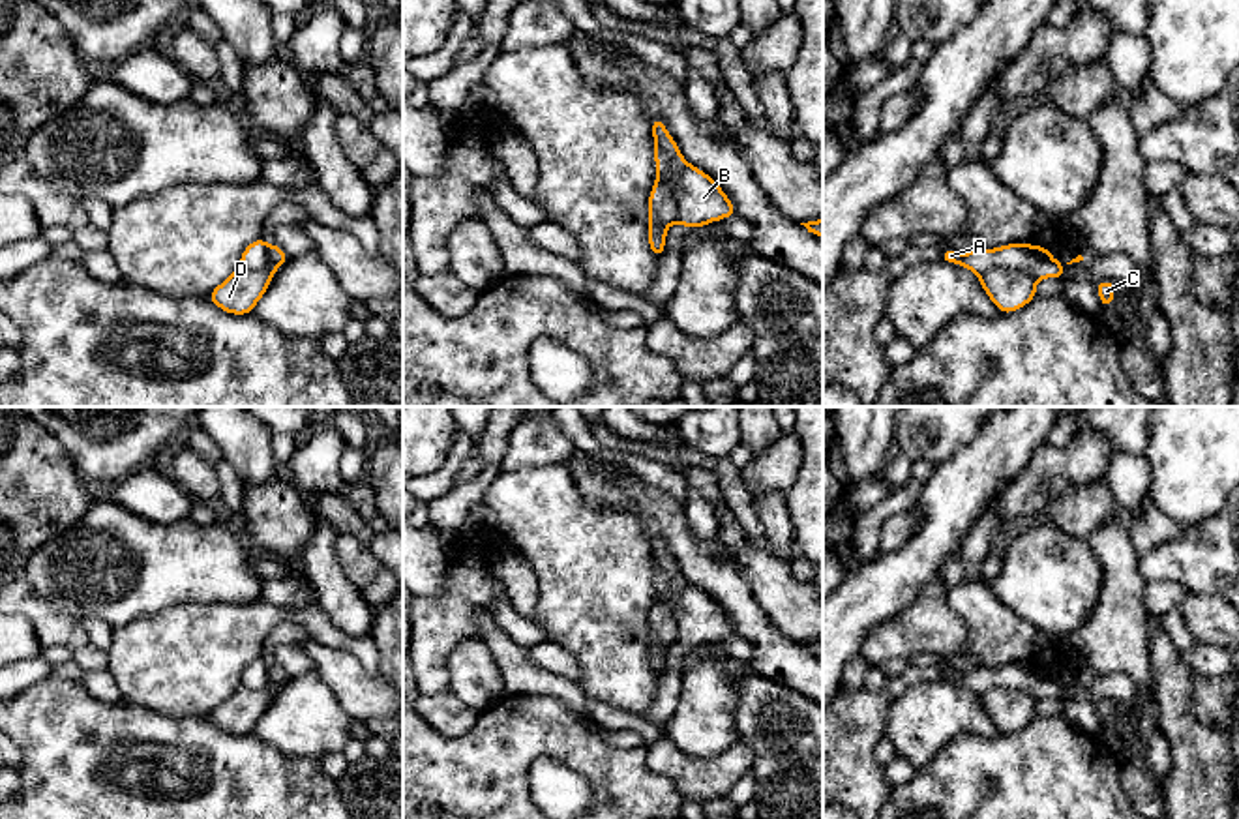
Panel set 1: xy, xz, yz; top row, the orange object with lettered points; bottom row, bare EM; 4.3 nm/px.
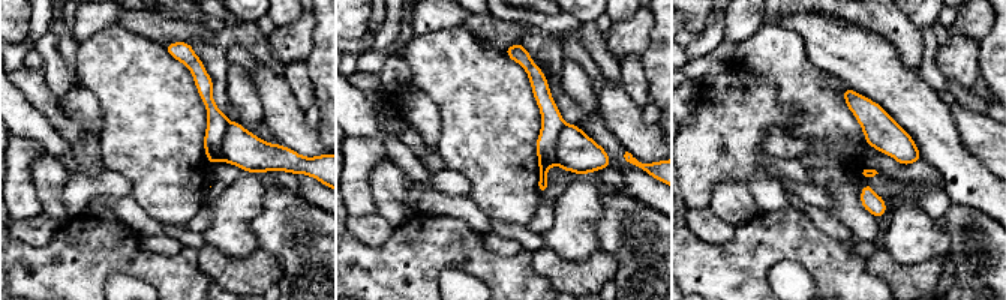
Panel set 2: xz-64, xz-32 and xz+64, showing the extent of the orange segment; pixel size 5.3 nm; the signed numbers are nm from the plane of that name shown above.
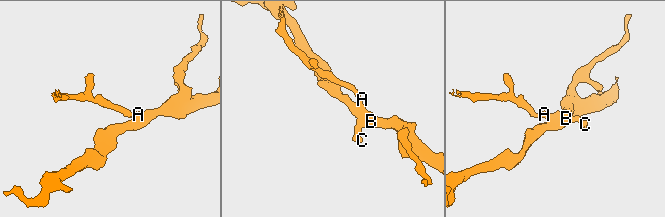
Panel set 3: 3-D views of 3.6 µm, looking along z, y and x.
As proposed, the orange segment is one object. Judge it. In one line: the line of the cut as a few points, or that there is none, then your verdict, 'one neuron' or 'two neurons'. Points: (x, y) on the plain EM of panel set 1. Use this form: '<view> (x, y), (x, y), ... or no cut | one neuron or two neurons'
no cut | one neuron

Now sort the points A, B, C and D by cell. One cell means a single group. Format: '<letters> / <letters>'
A B C D

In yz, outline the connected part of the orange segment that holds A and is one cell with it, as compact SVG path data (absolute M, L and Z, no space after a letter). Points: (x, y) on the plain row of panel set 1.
M1033 663L978 667L969 673L947 671L945 680L977 693L984 712L1001 733L1014 733L1027 725L1037 716L1038 699L1065 699L1067 686L1055 680L1050 669Z

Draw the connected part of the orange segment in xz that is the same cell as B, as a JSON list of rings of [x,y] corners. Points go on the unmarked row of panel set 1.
[[[654,538],[656,602],[649,615],[649,667],[660,678],[667,648],[679,641],[688,648],[735,635],[735,624],[720,603],[690,585],[662,538]]]

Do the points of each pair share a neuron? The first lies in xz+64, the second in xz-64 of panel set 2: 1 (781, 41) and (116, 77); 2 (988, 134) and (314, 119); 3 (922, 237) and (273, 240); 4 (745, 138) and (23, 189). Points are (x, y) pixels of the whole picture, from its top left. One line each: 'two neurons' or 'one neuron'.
1: one neuron
2: two neurons
3: two neurons
4: one neuron

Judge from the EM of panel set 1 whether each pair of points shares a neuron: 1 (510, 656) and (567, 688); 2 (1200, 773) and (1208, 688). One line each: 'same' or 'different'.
1: same
2: different

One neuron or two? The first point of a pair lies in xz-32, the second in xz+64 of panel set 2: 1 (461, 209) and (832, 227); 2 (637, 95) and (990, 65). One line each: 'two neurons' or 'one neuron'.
1: two neurons
2: two neurons

